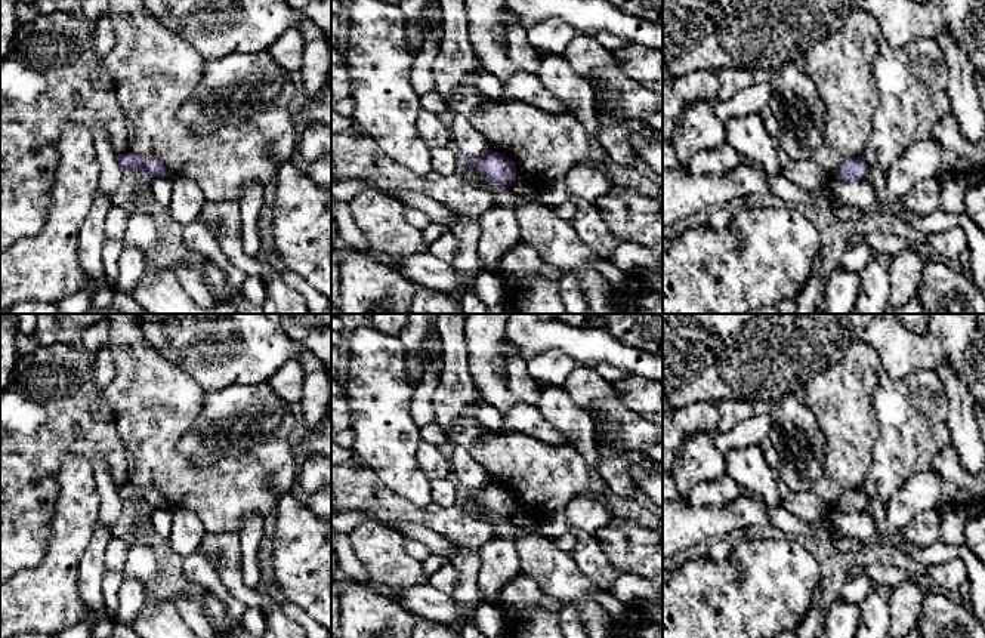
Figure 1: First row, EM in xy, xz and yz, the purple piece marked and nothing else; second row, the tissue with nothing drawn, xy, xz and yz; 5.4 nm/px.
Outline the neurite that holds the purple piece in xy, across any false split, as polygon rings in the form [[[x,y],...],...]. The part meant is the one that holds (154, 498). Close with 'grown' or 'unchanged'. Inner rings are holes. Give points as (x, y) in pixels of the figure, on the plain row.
[[[135,484],[130,486],[118,486],[118,496],[123,502],[143,500],[154,509],[173,509],[170,500],[163,496],[160,490],[155,487],[138,487]]]; unchanged

